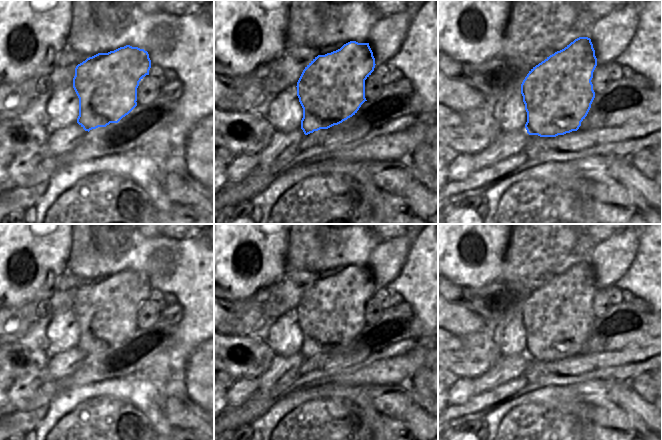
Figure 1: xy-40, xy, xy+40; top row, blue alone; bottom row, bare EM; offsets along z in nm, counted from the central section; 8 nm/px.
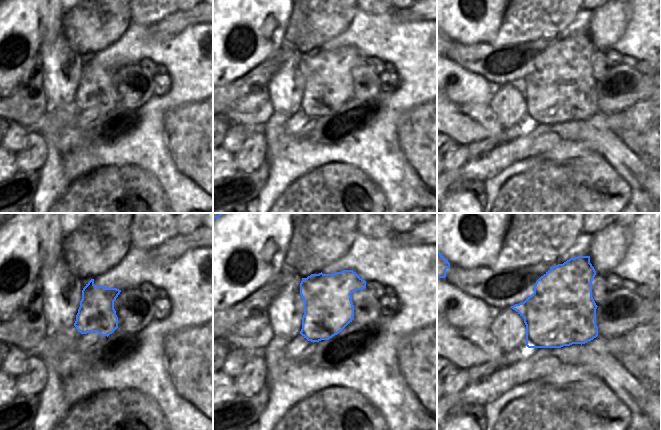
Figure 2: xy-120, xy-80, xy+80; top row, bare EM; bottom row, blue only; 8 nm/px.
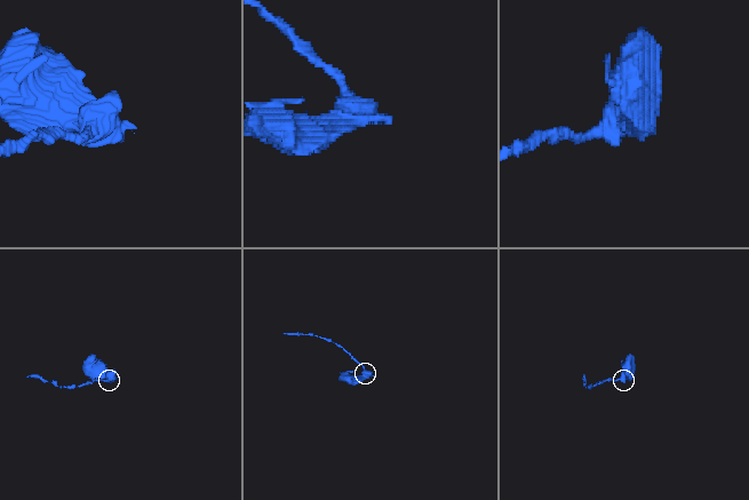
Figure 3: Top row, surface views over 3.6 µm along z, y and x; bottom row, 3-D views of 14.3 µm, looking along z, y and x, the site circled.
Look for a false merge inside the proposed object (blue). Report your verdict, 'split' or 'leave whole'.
split

